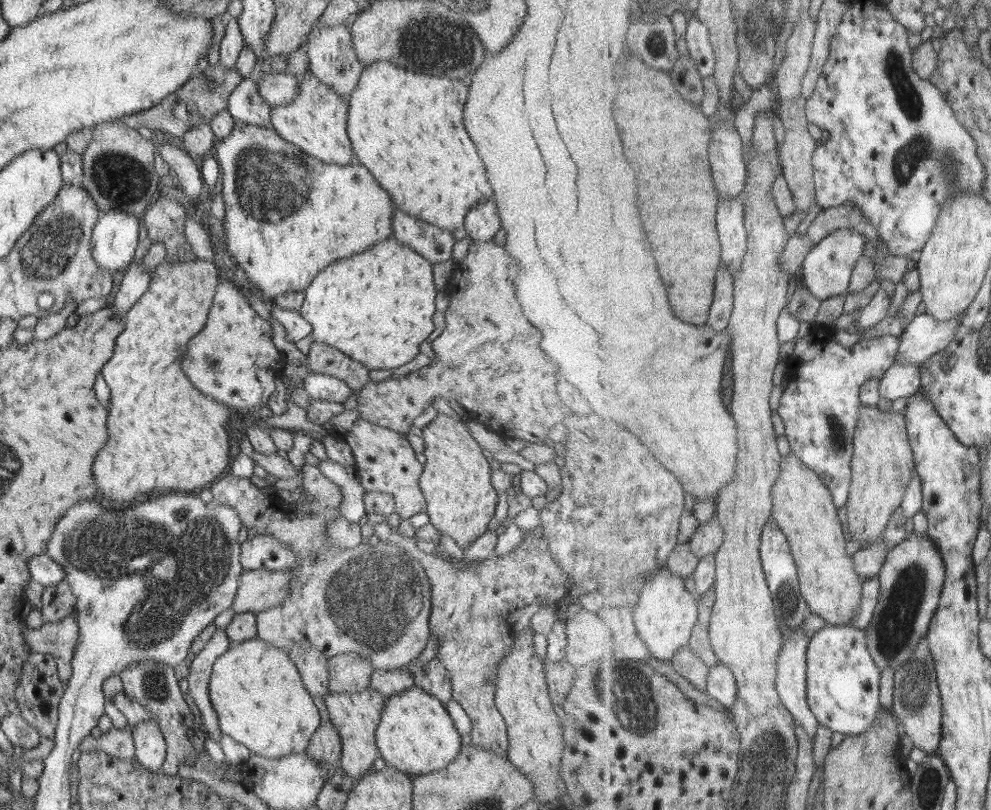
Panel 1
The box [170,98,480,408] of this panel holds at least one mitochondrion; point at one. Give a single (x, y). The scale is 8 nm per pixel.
(272, 186)

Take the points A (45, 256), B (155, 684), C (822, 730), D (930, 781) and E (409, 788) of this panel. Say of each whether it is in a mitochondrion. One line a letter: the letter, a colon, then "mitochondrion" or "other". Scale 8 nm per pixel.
A: mitochondrion
B: mitochondrion
C: other
D: mitochondrion
E: other

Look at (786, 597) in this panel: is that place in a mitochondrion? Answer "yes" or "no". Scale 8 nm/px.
yes

